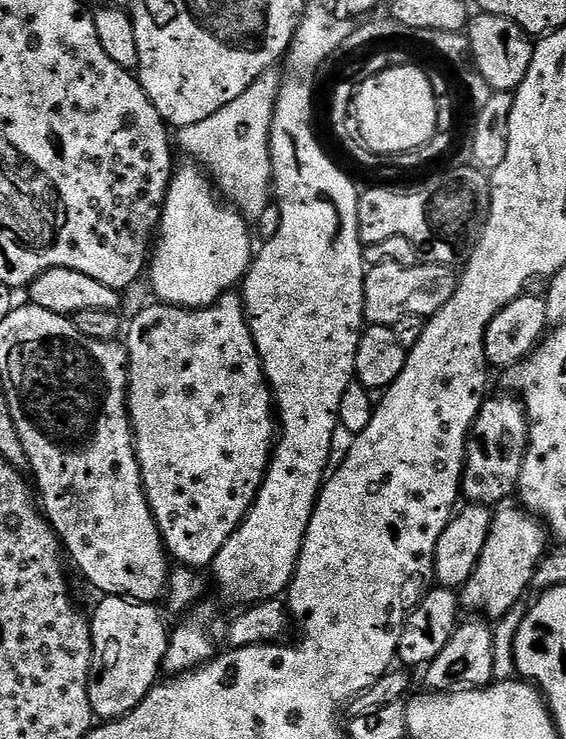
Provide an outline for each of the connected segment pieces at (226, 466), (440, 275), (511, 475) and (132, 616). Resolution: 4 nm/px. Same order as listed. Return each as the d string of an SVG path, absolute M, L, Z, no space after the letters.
M229 294L216 300L209 308L174 308L171 304L149 303L138 315L131 317L126 324L126 347L128 349L128 414L136 442L136 457L140 463L140 477L144 480L144 493L152 508L152 517L164 537L164 547L177 565L193 570L207 569L222 550L222 546L240 527L244 515L250 511L258 490L268 472L268 462L272 458L274 441L278 436L278 416L274 411L272 390L264 377L264 364L256 349L243 299Z
M376 262L364 273L364 318L369 325L393 325L402 316L432 316L456 293L458 276L451 267L417 262L412 268Z
M515 395L512 396L485 399L480 407L468 438L468 458L462 485L465 501L495 506L519 489L522 462L528 449L528 413L523 403Z
M104 596L101 604L97 606L96 613L91 613L90 623L92 625L92 670L88 679L88 697L90 698L93 715L100 720L120 719L126 713L131 712L144 700L146 693L155 687L158 674L161 675L164 667L164 655L168 649L168 637L170 635L169 625L164 625L160 617L159 607L156 604L138 604L135 600L124 600L121 596Z

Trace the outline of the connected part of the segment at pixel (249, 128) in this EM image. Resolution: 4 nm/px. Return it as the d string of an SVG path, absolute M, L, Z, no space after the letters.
M269 70L259 76L239 98L234 98L226 106L222 106L220 114L210 114L206 122L198 122L194 126L179 129L180 144L184 152L214 181L215 187L222 193L223 199L229 205L235 206L249 221L256 221L266 210L273 199L272 163L270 162L270 122L276 105L276 95L280 93L281 77L275 76L275 71Z

